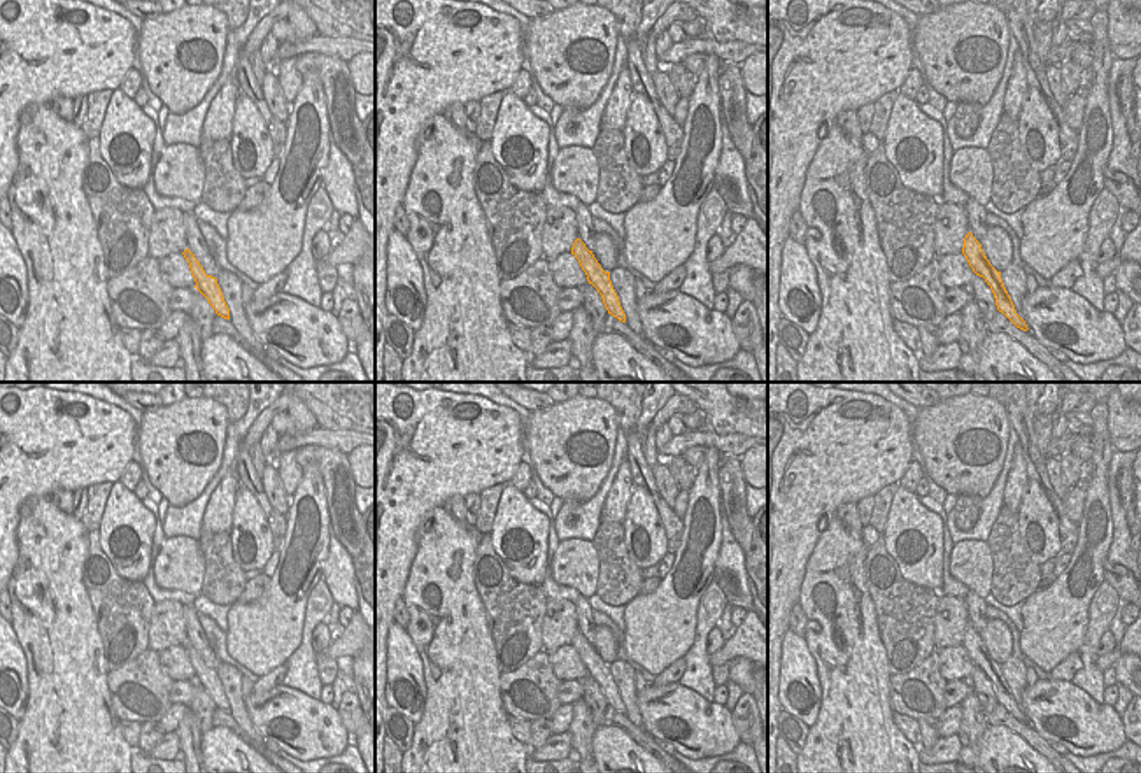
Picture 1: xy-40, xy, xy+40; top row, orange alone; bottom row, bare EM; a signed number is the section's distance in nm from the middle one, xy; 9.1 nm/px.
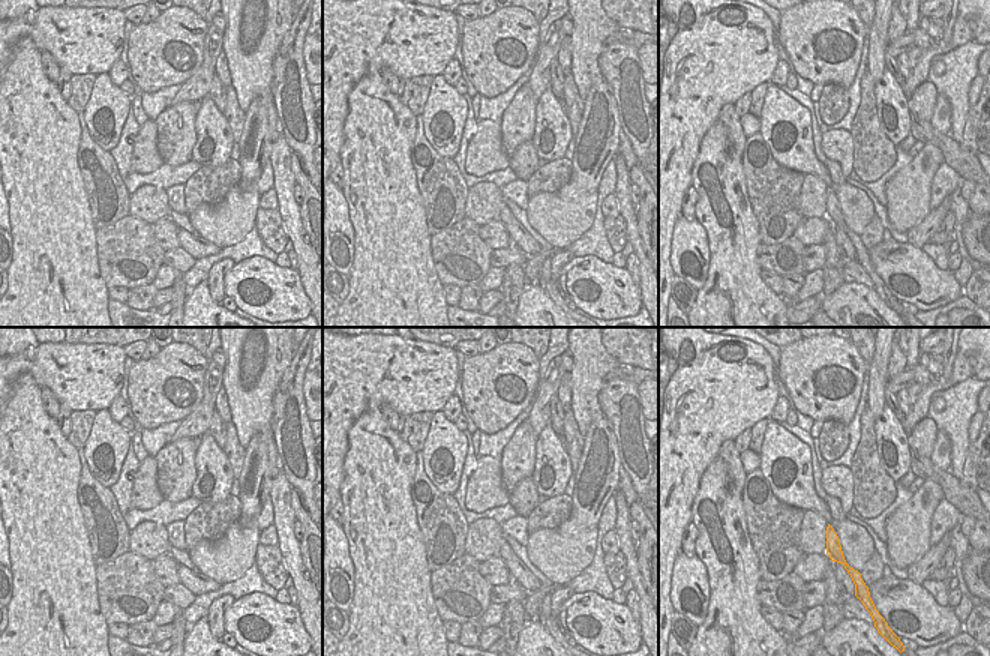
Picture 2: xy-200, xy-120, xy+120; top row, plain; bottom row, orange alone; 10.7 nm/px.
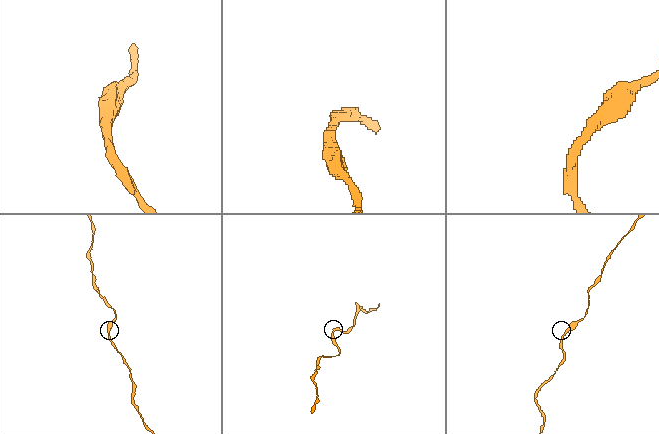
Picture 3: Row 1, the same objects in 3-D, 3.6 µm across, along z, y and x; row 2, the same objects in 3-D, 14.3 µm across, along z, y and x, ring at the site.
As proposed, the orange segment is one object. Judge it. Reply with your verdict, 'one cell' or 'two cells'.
two cells

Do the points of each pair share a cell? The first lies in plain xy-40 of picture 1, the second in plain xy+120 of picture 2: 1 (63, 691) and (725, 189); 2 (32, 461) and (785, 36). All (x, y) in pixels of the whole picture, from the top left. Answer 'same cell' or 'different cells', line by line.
1: same cell
2: different cells

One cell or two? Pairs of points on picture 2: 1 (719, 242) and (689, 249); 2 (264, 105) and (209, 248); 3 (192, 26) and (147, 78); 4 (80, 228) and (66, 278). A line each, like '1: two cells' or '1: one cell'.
1: two cells
2: two cells
3: one cell
4: one cell

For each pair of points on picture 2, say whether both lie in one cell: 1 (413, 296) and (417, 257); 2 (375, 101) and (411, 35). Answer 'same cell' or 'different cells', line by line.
1: same cell
2: different cells

